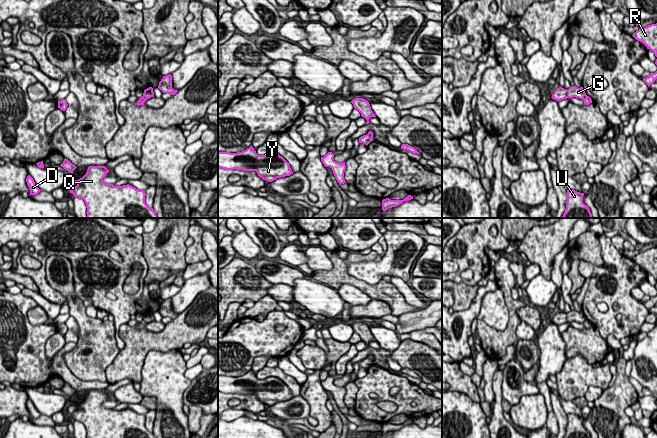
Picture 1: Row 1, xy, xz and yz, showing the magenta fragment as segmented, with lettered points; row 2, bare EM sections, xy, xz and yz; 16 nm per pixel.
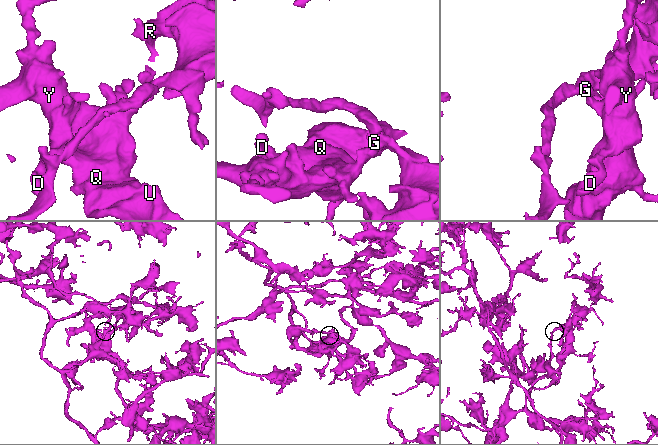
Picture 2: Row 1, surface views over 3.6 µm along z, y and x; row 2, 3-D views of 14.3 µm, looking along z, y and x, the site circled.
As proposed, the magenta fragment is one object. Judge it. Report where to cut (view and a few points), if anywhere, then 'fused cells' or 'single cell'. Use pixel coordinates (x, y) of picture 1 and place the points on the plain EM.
cut xy (143, 319), (146, 323); fused cells

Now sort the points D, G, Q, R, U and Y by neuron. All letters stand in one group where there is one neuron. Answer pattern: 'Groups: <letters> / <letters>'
Groups: D Q U Y / G R

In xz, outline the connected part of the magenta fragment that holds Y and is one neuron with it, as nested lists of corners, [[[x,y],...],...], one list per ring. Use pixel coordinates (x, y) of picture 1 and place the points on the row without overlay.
[[[252,369],[242,376],[218,376],[218,391],[256,395],[259,401],[268,406],[293,398],[289,387],[282,380],[276,377],[258,379]]]

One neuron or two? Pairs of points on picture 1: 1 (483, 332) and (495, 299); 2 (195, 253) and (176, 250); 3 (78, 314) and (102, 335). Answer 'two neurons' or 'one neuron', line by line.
1: two neurons
2: two neurons
3: one neuron

